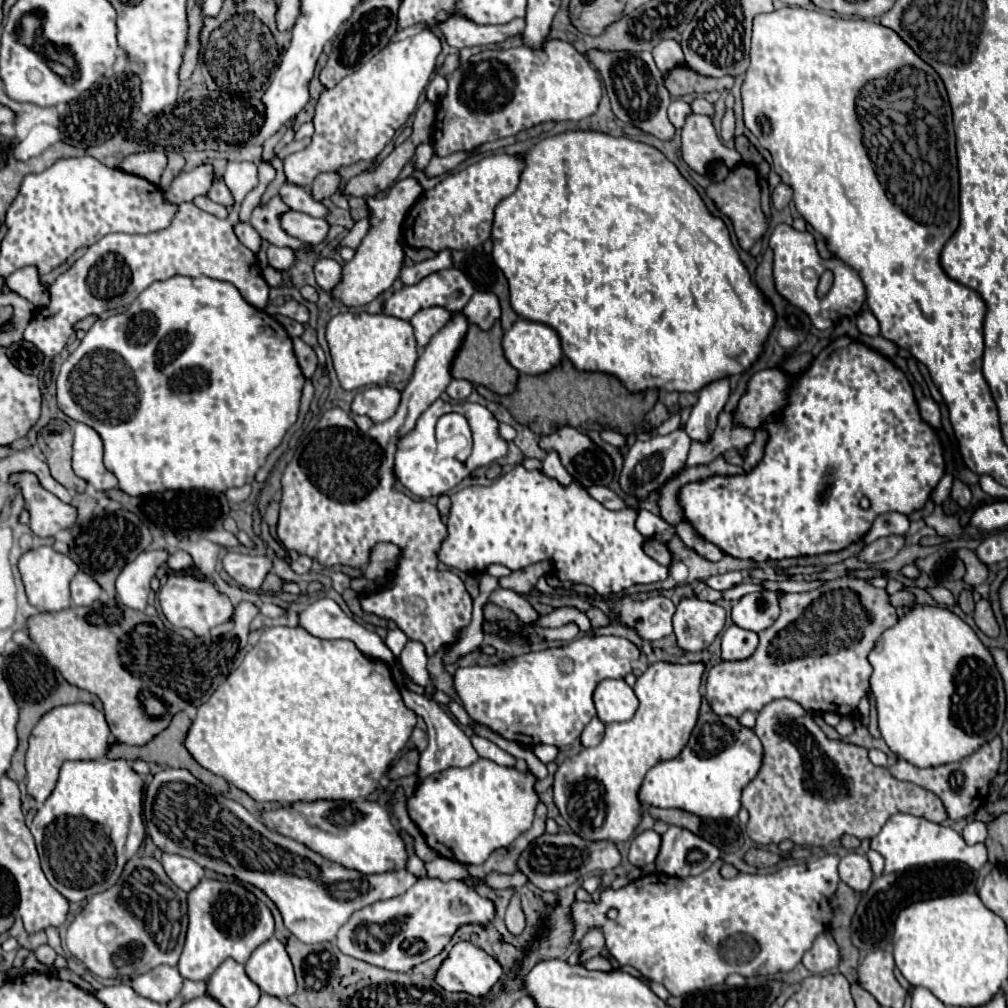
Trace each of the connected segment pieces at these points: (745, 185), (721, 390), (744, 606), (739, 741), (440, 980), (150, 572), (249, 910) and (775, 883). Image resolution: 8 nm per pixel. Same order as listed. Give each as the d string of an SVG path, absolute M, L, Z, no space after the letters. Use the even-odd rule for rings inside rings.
M741 163L739 167L735 167L735 171L729 173L729 177L723 183L711 185L707 189L707 195L713 199L715 207L731 219L741 249L749 251L755 245L755 241L759 241L763 237L763 233L769 229L767 217L765 217L761 203L759 203L759 183L757 183L757 173L753 167Z
M727 377L711 381L709 385L705 385L699 391L699 399L689 415L689 421L683 427L691 439L699 439L699 441L709 439L711 431L715 429L717 415L721 413L725 401L729 397L729 391L731 391L731 387L729 387Z
M763 591L763 593L749 593L739 599L737 605L733 605L733 623L741 629L749 631L763 631L775 623L779 615L779 597L775 591Z
M713 711L701 715L689 743L683 751L669 761L659 761L651 767L639 787L639 803L643 807L661 807L661 809L681 809L703 819L731 819L741 809L741 789L755 777L759 771L759 761L763 757L759 739L747 727L741 727L735 717L719 717Z
M459 941L451 947L449 955L445 957L445 961L435 971L433 981L449 993L469 993L477 999L485 999L485 997L489 997L493 985L499 983L501 975L503 975L503 967L493 955L489 955L481 947L473 945L471 941Z
M143 551L137 555L135 561L127 563L119 577L117 577L117 595L119 599L137 611L145 611L147 607L147 595L151 591L151 579L155 577L155 571L161 563L167 561L165 551Z
M203 879L189 891L189 929L179 959L179 973L191 981L205 981L227 957L245 963L249 955L273 935L271 911L235 879Z
M825 855L821 859L813 859L809 863L801 863L801 865L791 865L791 867L783 867L781 871L773 873L773 875L751 875L751 873L739 873L737 877L733 879L725 879L721 877L721 867L723 867L723 859L717 859L715 865L711 865L711 869L703 871L701 875L697 877L685 877L685 879L679 879L679 877L667 877L667 875L659 875L659 873L653 873L653 875L645 875L641 879L630 881L625 887L621 889L613 889L613 887L605 887L599 891L599 901L573 901L571 903L571 923L573 923L573 941L581 941L583 935L593 929L593 927L599 927L605 935L605 947L609 951L609 955L619 963L619 965L631 965L635 967L641 975L645 975L647 979L655 981L655 983L661 983L671 995L687 995L687 993L693 993L693 991L699 991L699 989L709 989L713 985L719 985L719 983L725 983L725 979L731 975L731 973L741 973L745 977L753 977L757 973L777 973L777 971L791 971L803 957L803 953L811 947L811 941L829 929L829 923L831 923L831 907L829 907L829 899L837 887L837 855ZM611 907L617 907L619 915L615 919L609 919L607 917L607 911Z

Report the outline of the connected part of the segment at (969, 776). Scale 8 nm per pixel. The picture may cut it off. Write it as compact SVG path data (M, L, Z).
M995 737L989 743L981 745L975 753L963 757L957 763L945 763L945 765L939 765L939 767L919 769L905 759L897 759L895 765L889 767L889 773L899 781L911 781L911 783L939 795L939 799L945 805L945 811L947 811L949 819L957 821L957 819L965 819L965 817L973 815L977 811L977 807L985 801L987 791L989 791L989 781L997 775L999 763L1001 763L1001 739Z

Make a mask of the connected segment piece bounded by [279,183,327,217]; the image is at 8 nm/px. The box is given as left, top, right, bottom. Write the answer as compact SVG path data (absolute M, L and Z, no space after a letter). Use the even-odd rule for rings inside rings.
M285 183L281 189L279 189L279 197L283 199L285 205L289 205L293 211L301 211L301 213L307 213L311 217L325 217L327 209L323 203L315 201L311 197L311 193L303 187L297 187L297 185L291 185L291 183Z

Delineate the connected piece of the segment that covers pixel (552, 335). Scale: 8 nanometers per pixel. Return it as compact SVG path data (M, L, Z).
M517 319L503 335L505 359L519 371L539 375L561 361L559 335L545 323Z

